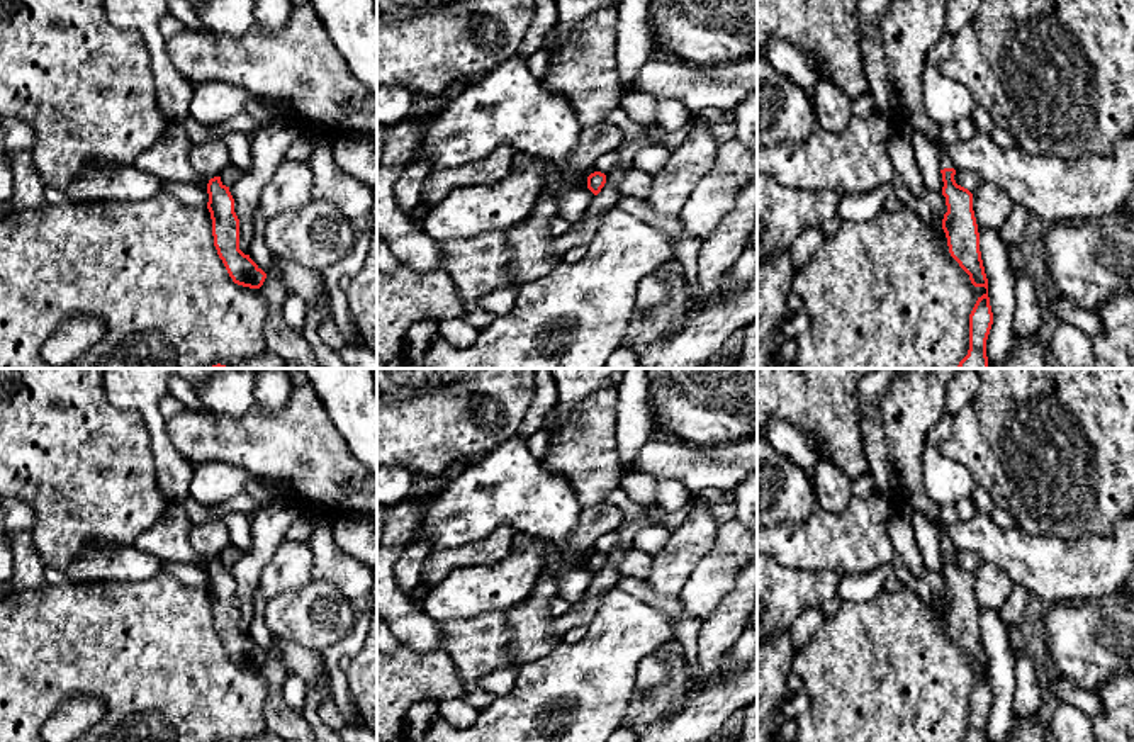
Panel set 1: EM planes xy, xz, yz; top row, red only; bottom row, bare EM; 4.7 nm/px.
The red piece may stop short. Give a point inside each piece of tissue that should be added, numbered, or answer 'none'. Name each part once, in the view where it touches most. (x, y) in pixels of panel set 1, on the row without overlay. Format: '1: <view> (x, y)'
1: yz (914, 403)

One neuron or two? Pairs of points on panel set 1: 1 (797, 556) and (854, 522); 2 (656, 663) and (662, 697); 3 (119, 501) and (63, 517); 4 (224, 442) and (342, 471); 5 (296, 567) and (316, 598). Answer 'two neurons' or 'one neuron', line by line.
1: one neuron
2: two neurons
3: one neuron
4: one neuron
5: two neurons

